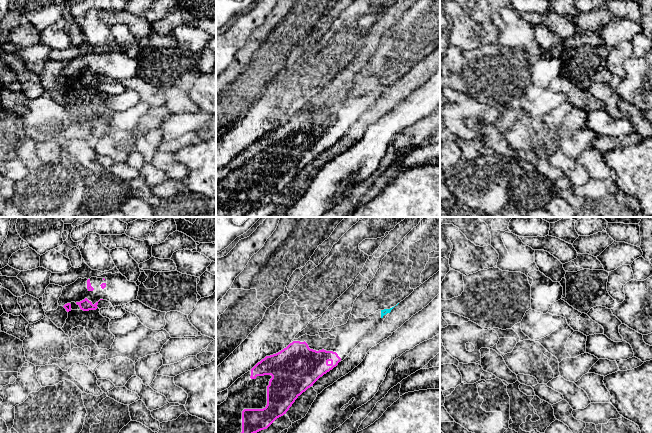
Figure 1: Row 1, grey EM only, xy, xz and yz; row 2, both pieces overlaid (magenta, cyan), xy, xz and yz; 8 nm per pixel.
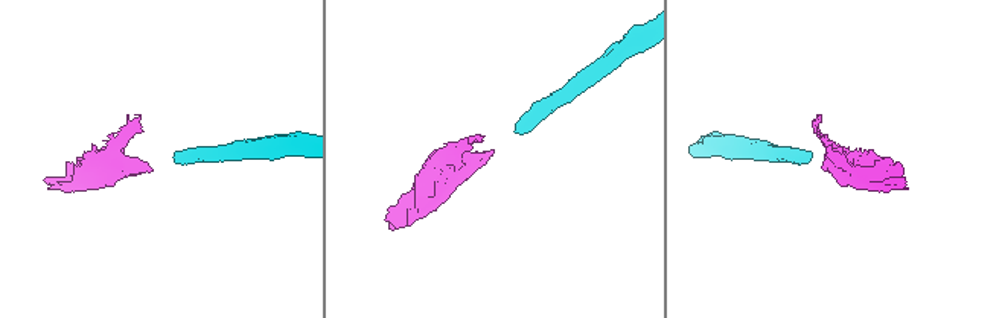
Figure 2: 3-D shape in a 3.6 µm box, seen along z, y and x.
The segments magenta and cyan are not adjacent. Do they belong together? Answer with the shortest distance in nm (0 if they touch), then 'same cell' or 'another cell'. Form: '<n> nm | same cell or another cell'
460 nm | same cell

